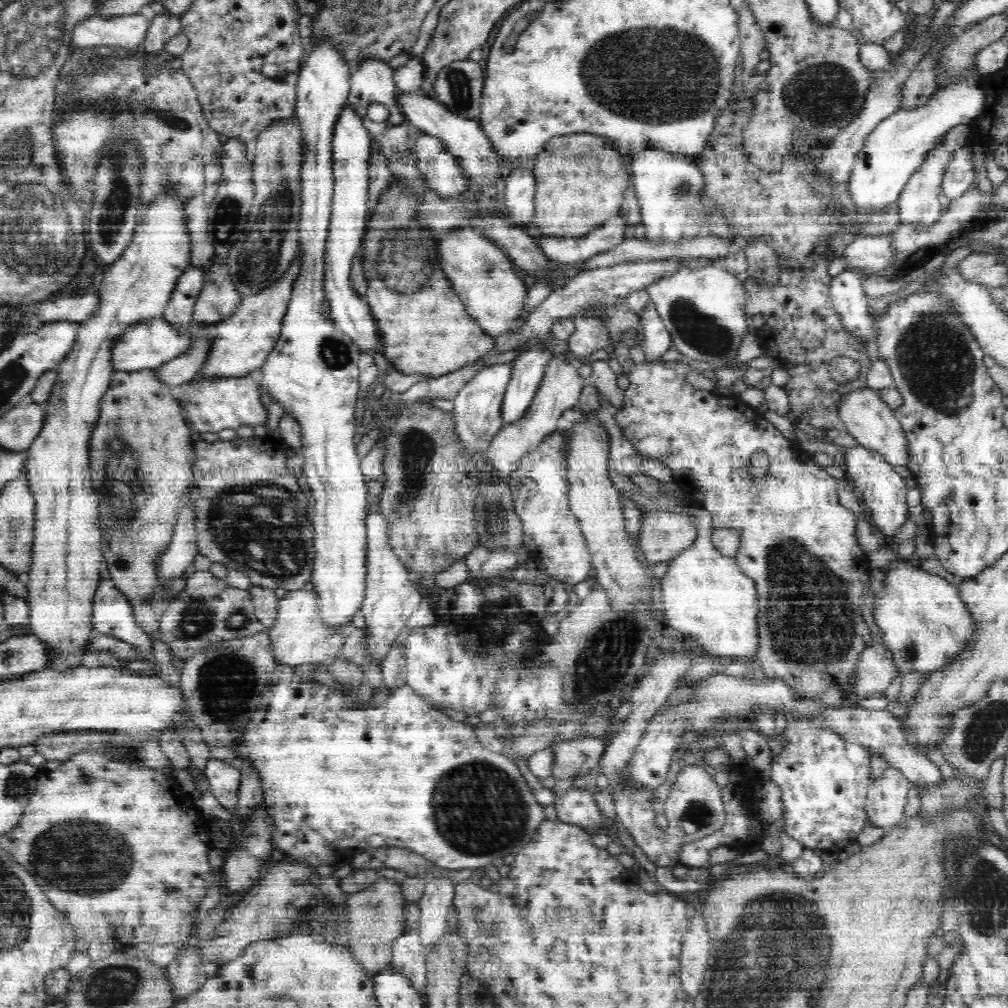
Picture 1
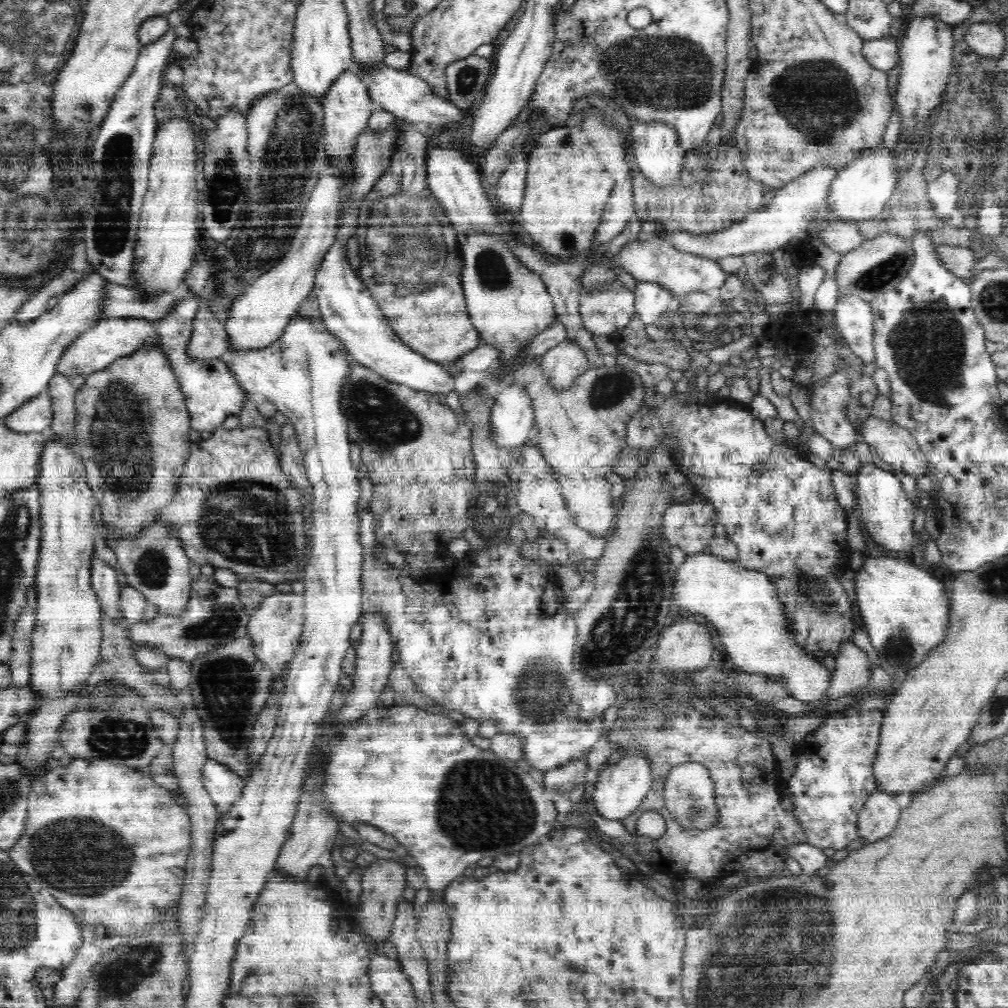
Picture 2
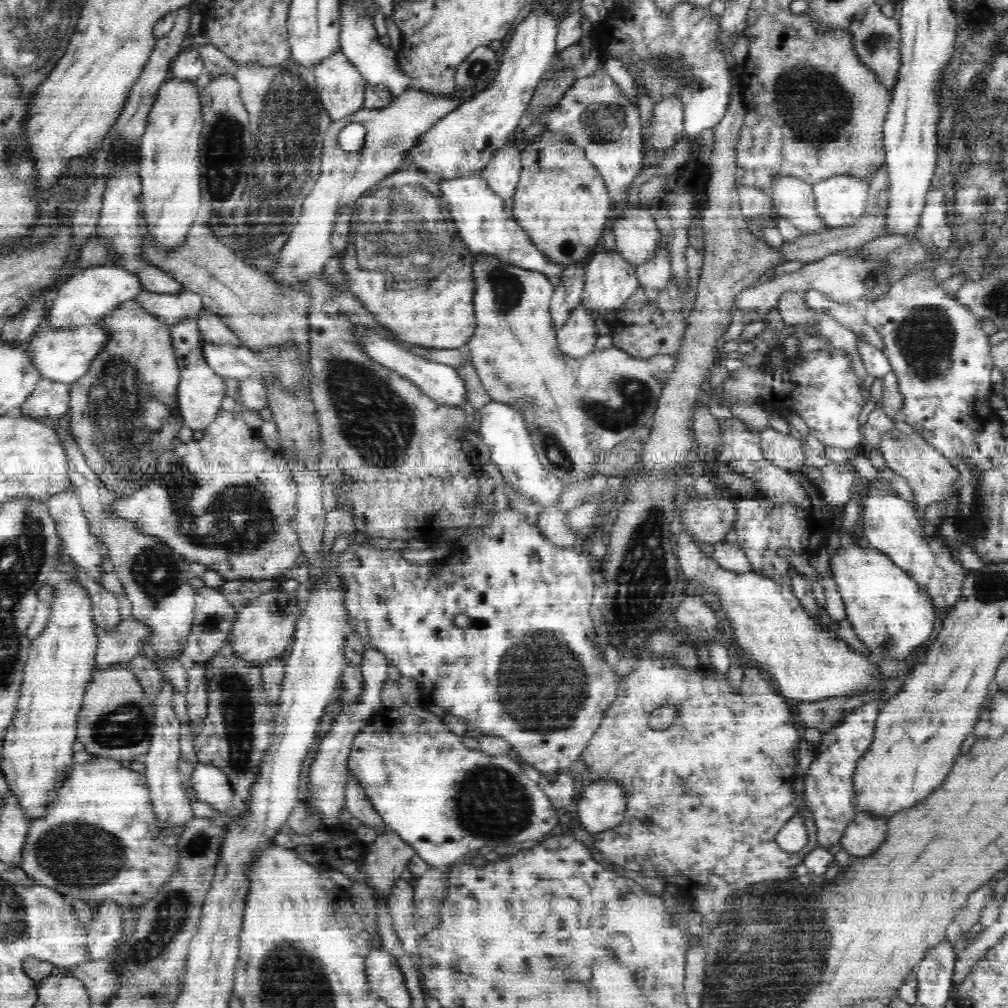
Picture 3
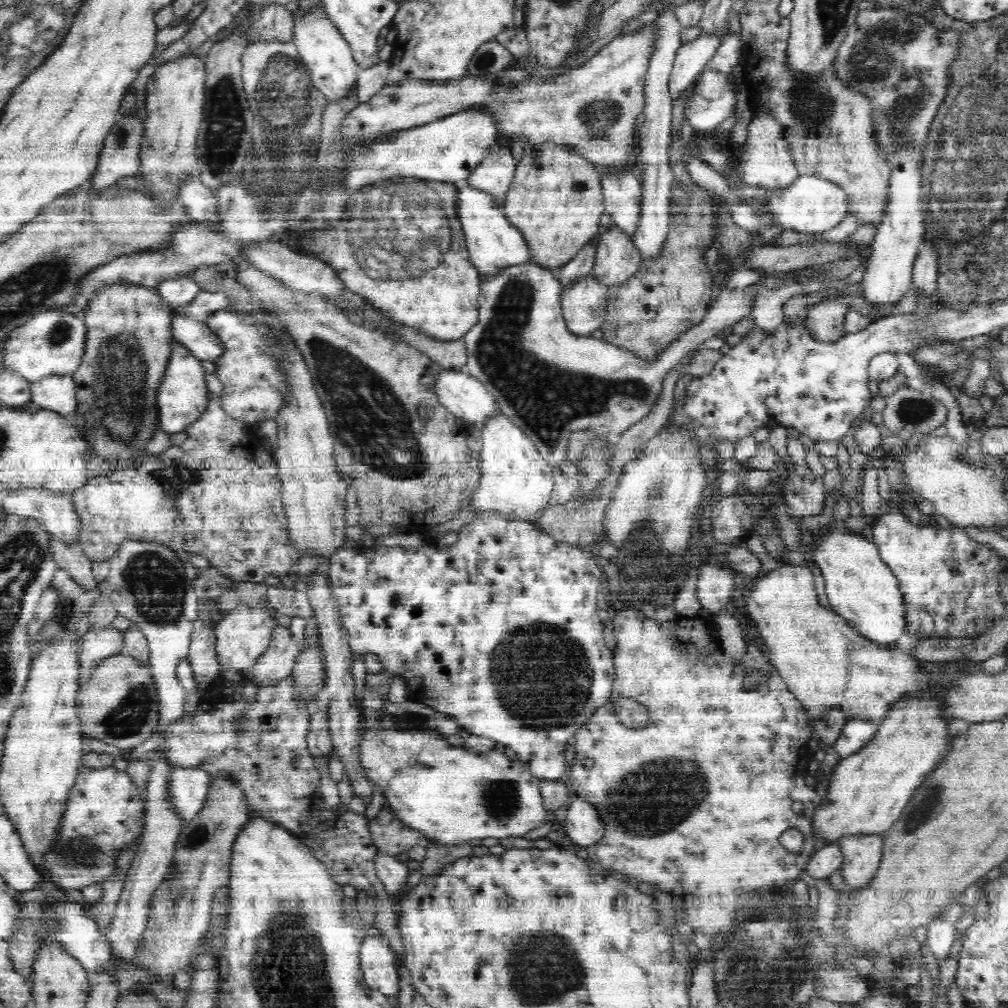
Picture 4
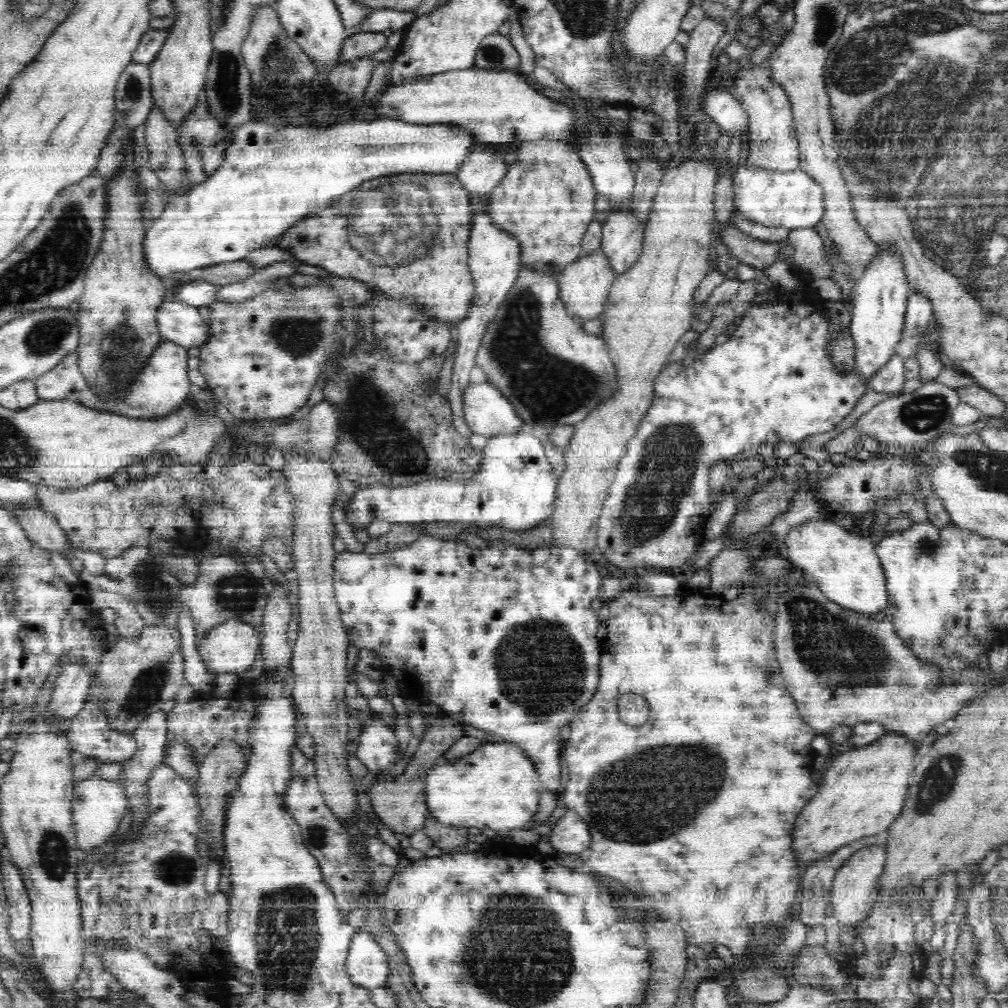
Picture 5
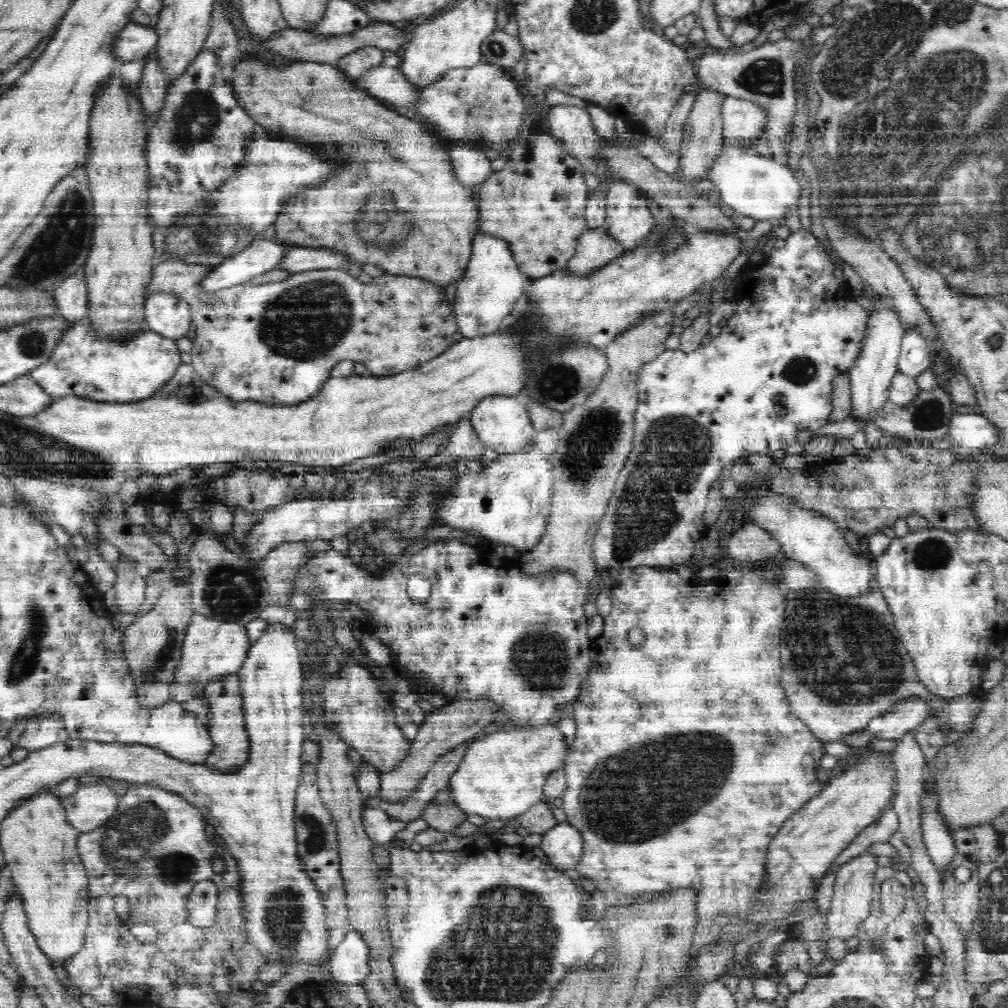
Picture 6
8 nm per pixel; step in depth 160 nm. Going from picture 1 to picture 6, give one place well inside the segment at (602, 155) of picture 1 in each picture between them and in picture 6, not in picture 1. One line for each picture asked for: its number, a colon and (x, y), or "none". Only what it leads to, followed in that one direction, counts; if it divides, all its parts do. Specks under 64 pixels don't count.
2: (566, 191)
3: (561, 200)
4: (555, 200)
5: (546, 199)
6: (537, 201)

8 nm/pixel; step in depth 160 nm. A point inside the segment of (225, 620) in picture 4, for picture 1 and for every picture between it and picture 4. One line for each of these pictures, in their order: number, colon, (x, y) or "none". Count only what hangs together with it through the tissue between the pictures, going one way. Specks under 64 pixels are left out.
1: (297, 636)
2: (274, 627)
3: (262, 629)

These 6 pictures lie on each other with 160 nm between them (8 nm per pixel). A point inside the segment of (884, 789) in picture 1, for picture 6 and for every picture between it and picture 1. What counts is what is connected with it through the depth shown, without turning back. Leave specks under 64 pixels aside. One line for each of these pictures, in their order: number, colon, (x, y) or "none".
2: (879, 816)
3: (863, 836)
4: (862, 855)
5: (858, 876)
6: (850, 904)

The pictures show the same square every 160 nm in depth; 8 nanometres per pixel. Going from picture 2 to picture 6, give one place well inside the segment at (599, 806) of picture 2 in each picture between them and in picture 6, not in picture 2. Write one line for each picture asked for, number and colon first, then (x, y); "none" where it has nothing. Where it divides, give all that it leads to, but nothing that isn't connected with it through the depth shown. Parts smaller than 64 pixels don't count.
3: (600, 807)
4: (582, 825)
5: (570, 834)
6: (563, 845)

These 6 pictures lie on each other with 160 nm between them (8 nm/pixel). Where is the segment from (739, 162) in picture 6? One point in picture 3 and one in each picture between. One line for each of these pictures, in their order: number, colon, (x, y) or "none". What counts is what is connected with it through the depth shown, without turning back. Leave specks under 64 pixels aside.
3: (839, 201)
4: (811, 204)
5: (790, 199)

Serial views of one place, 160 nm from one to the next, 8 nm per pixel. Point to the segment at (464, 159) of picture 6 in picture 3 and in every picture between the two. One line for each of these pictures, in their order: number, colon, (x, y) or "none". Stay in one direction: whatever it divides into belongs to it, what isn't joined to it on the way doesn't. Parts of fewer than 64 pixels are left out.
3: (502, 173)
4: (493, 175)
5: (482, 170)

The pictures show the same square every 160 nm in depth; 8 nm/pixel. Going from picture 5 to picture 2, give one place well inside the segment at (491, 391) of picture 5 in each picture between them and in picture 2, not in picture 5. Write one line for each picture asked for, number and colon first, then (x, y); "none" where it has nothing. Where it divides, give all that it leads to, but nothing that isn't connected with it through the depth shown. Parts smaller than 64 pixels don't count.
2: (349, 312)
3: (441, 382)
4: (466, 397)

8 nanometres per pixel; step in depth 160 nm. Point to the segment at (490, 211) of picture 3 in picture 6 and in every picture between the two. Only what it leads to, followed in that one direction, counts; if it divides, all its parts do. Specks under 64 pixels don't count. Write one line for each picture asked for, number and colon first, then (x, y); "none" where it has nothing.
4: (493, 244)
5: (495, 260)
6: (486, 294)

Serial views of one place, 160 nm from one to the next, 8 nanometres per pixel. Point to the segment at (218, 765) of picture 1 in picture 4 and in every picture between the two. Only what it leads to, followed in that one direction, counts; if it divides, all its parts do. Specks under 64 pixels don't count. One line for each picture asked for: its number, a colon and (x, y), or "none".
2: (225, 787)
3: (210, 784)
4: (186, 792)

